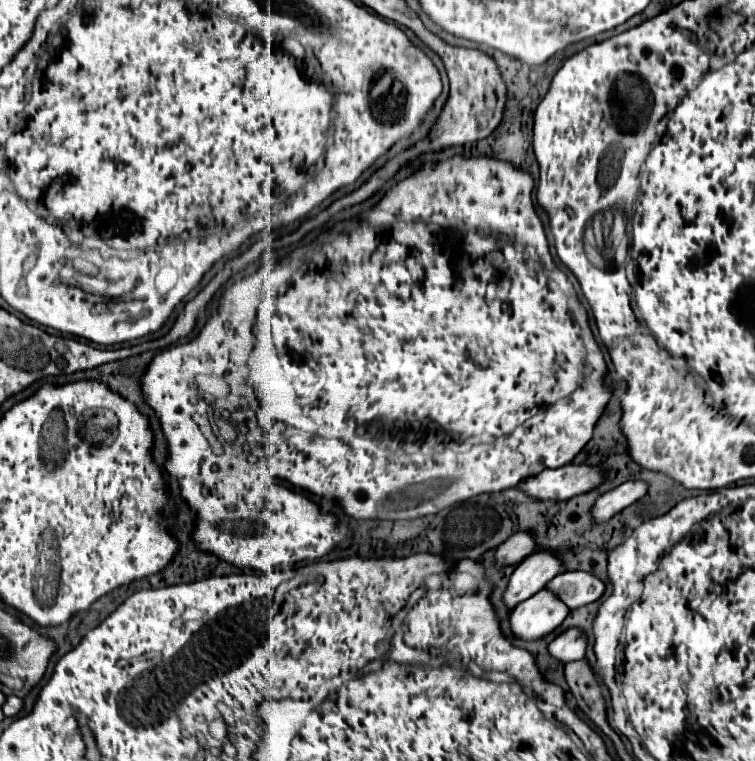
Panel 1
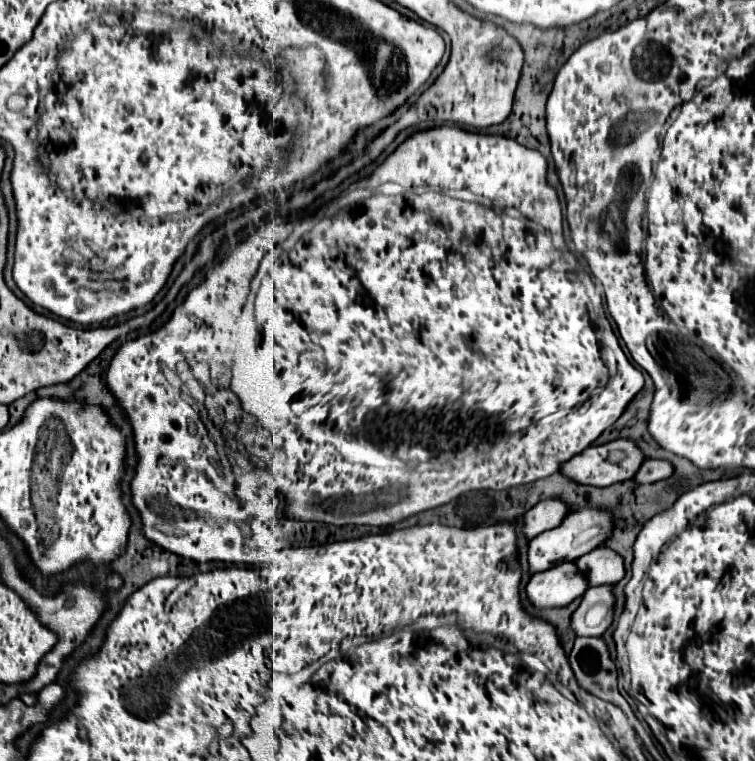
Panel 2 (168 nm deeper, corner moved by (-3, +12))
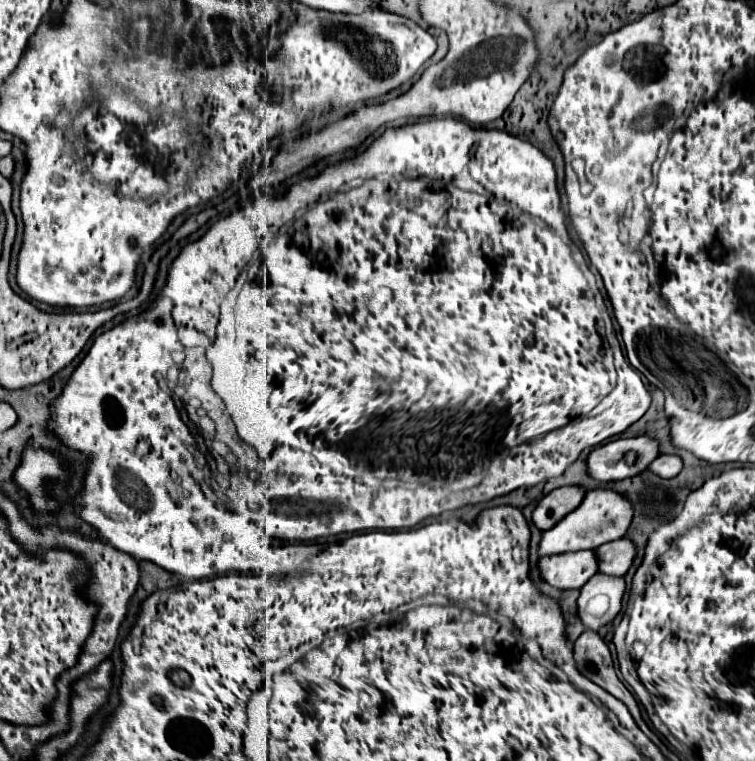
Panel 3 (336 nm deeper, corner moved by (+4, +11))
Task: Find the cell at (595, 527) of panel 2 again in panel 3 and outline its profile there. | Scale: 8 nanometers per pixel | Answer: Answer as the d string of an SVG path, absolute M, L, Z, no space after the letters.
M593 489L585 495L583 503L571 511L563 521L543 533L539 543L539 555L553 555L553 553L567 553L567 551L581 551L581 549L597 549L603 543L615 541L625 537L633 519L633 505L629 505L627 497L611 489Z

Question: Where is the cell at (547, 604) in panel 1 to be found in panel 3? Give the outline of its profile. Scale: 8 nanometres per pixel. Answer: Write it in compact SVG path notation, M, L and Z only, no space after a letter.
M573 551L541 557L539 571L543 579L559 589L581 589L599 569L595 551Z

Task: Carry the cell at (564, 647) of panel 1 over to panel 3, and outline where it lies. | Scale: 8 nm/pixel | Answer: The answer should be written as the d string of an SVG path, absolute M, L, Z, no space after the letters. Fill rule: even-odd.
M597 573L593 575L581 589L581 597L577 601L579 605L579 617L585 623L587 629L597 631L601 625L609 623L615 619L615 615L621 611L621 599L625 593L625 579L623 577L613 577L613 575L605 575L605 573ZM597 595L605 595L609 599L609 607L603 615L595 617L587 611L587 605L597 597Z

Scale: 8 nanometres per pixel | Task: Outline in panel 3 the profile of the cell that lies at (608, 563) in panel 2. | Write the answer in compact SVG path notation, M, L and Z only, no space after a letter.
M627 537L603 543L595 549L599 559L599 571L607 575L625 575L637 555L637 547Z

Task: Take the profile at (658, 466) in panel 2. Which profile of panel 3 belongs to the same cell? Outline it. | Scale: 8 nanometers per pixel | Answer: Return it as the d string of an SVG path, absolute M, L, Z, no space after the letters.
M659 455L651 465L649 469L653 473L657 473L659 477L663 479L673 479L675 475L679 475L679 471L683 469L683 461L679 455Z

